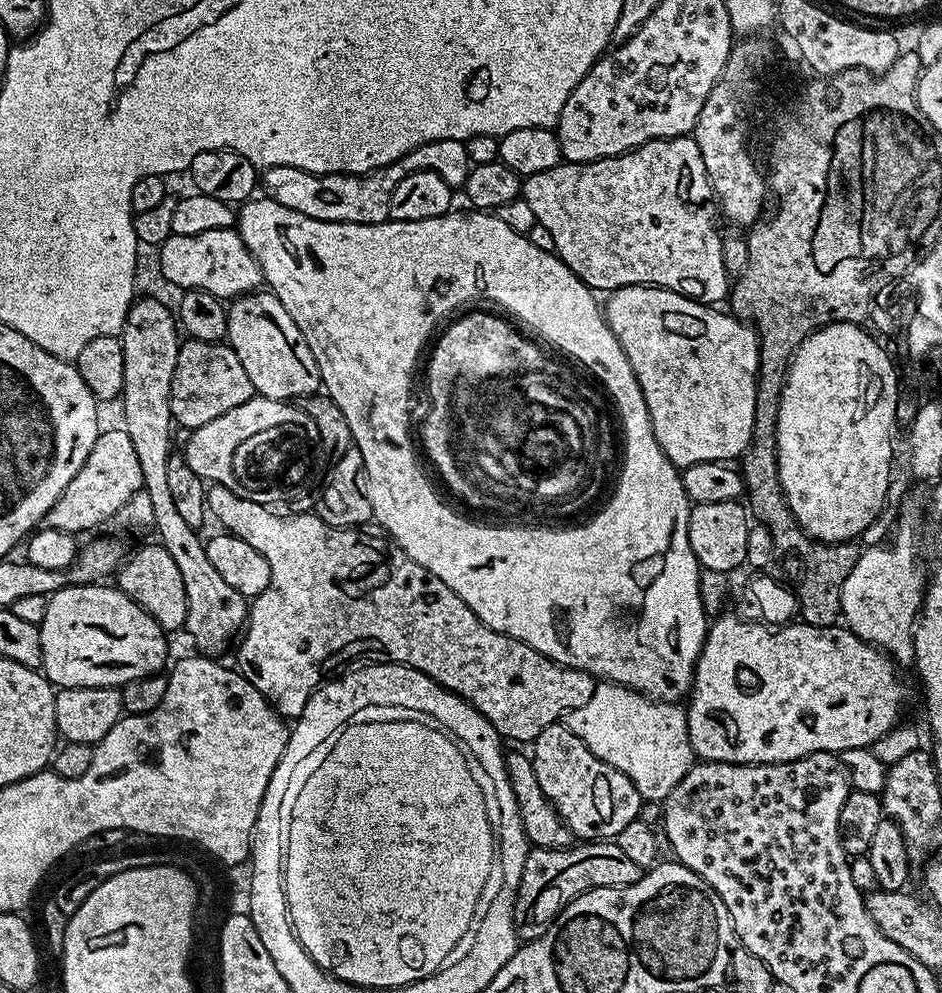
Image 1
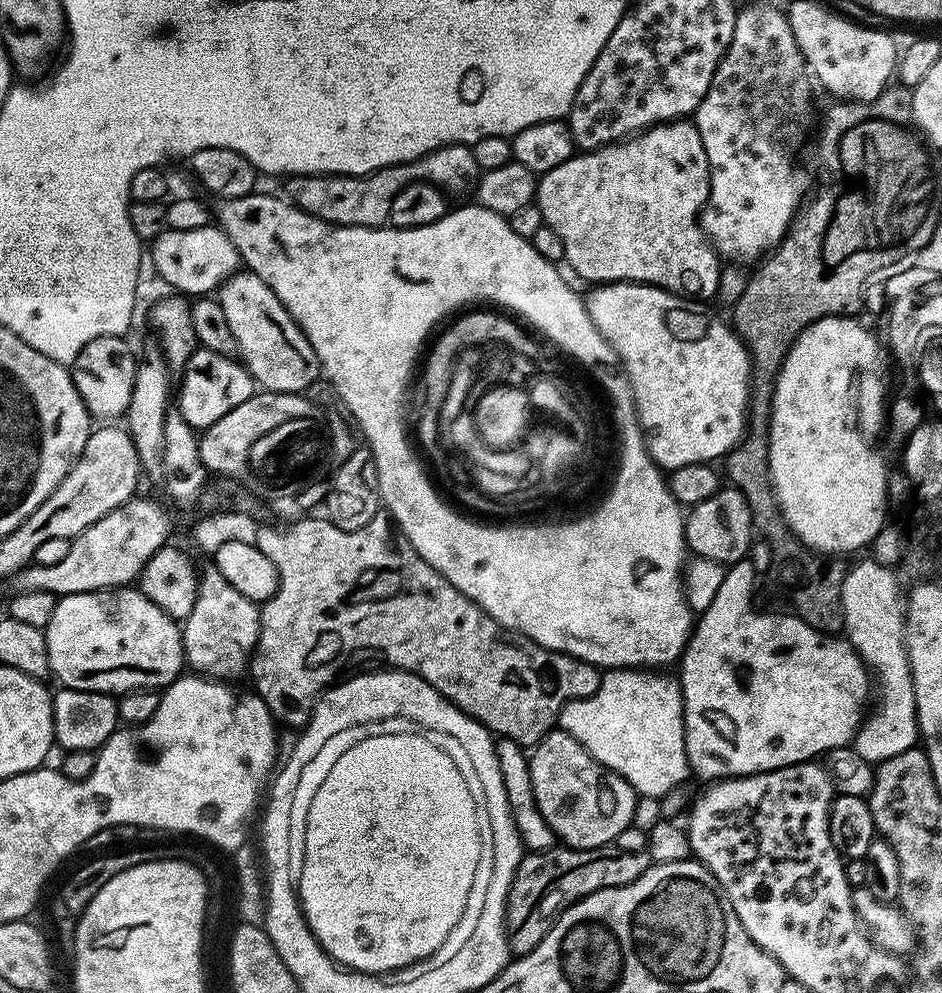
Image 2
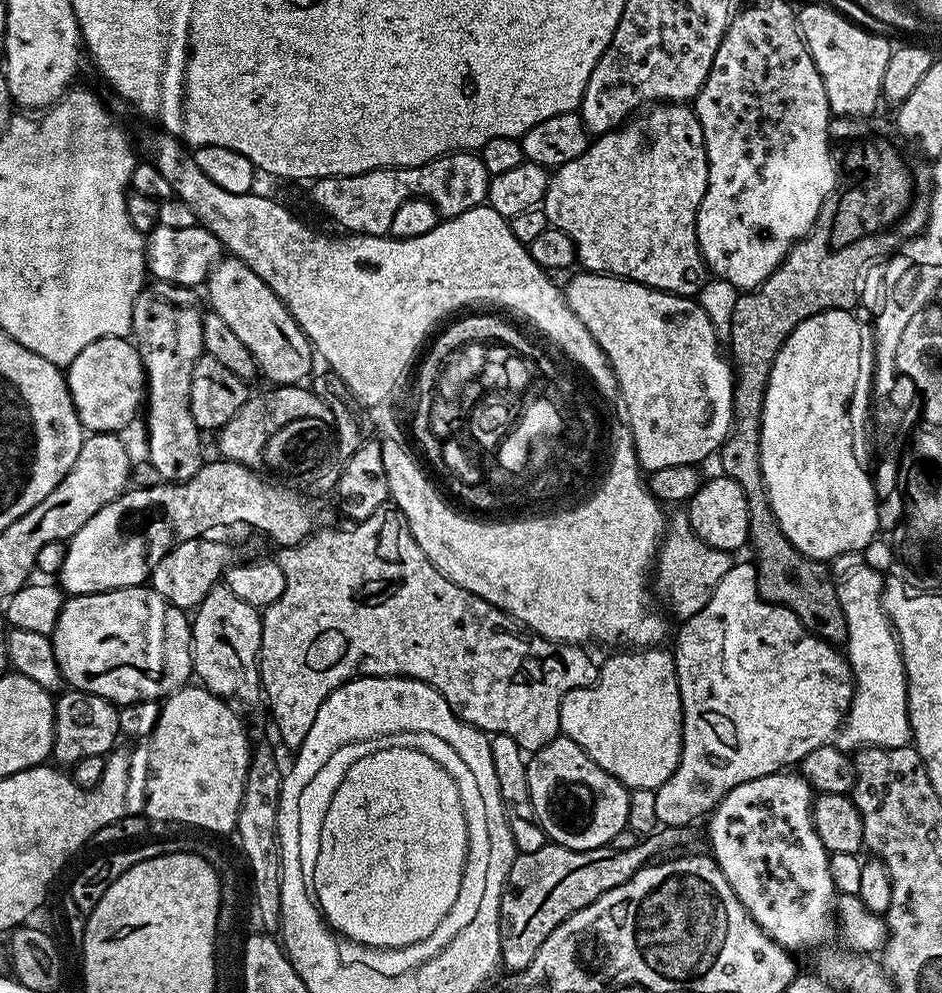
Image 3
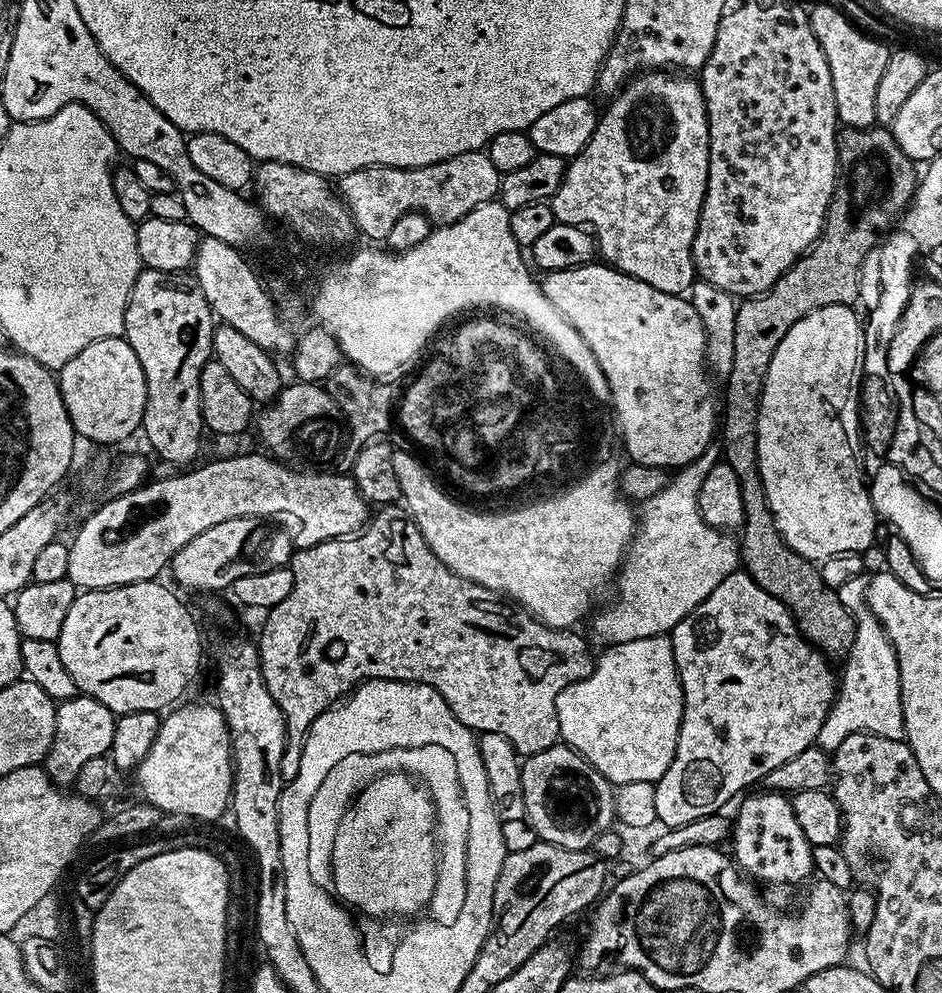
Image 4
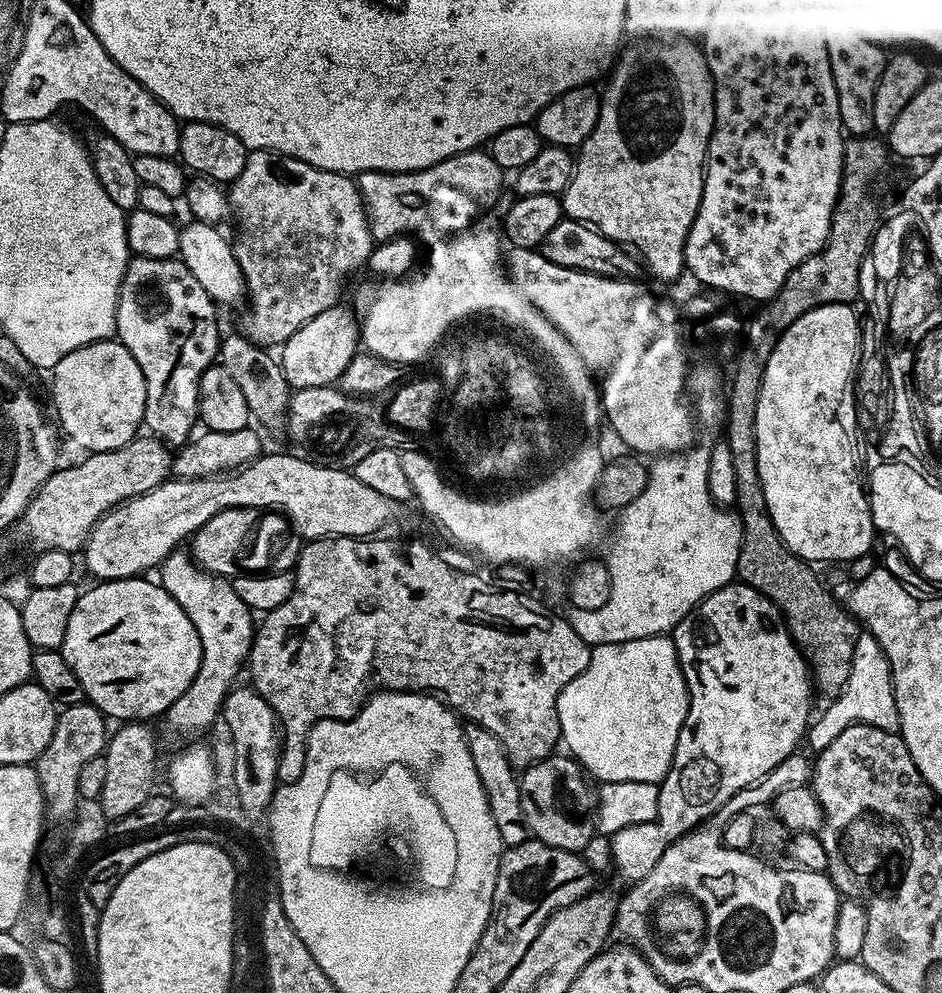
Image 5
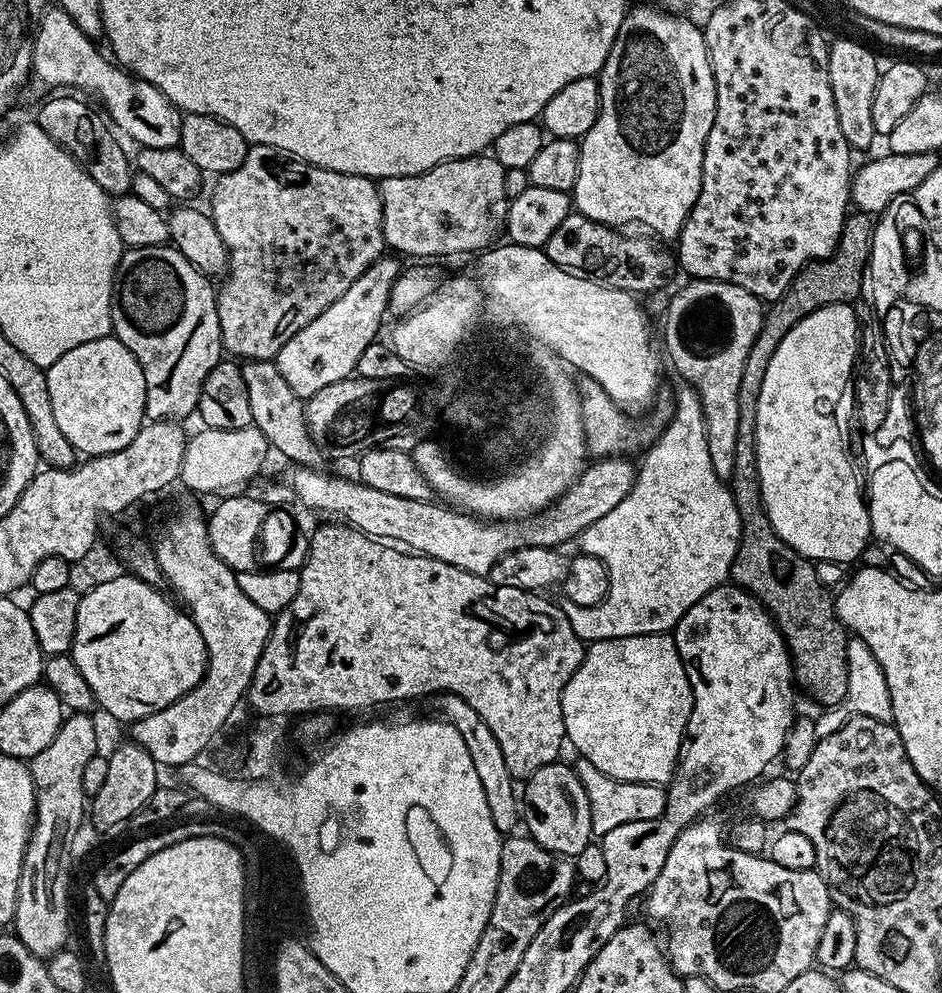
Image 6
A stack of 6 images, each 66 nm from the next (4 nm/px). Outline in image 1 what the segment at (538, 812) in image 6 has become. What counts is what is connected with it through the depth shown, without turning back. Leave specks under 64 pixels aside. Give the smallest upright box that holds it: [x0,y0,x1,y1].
[531,723,642,842]

